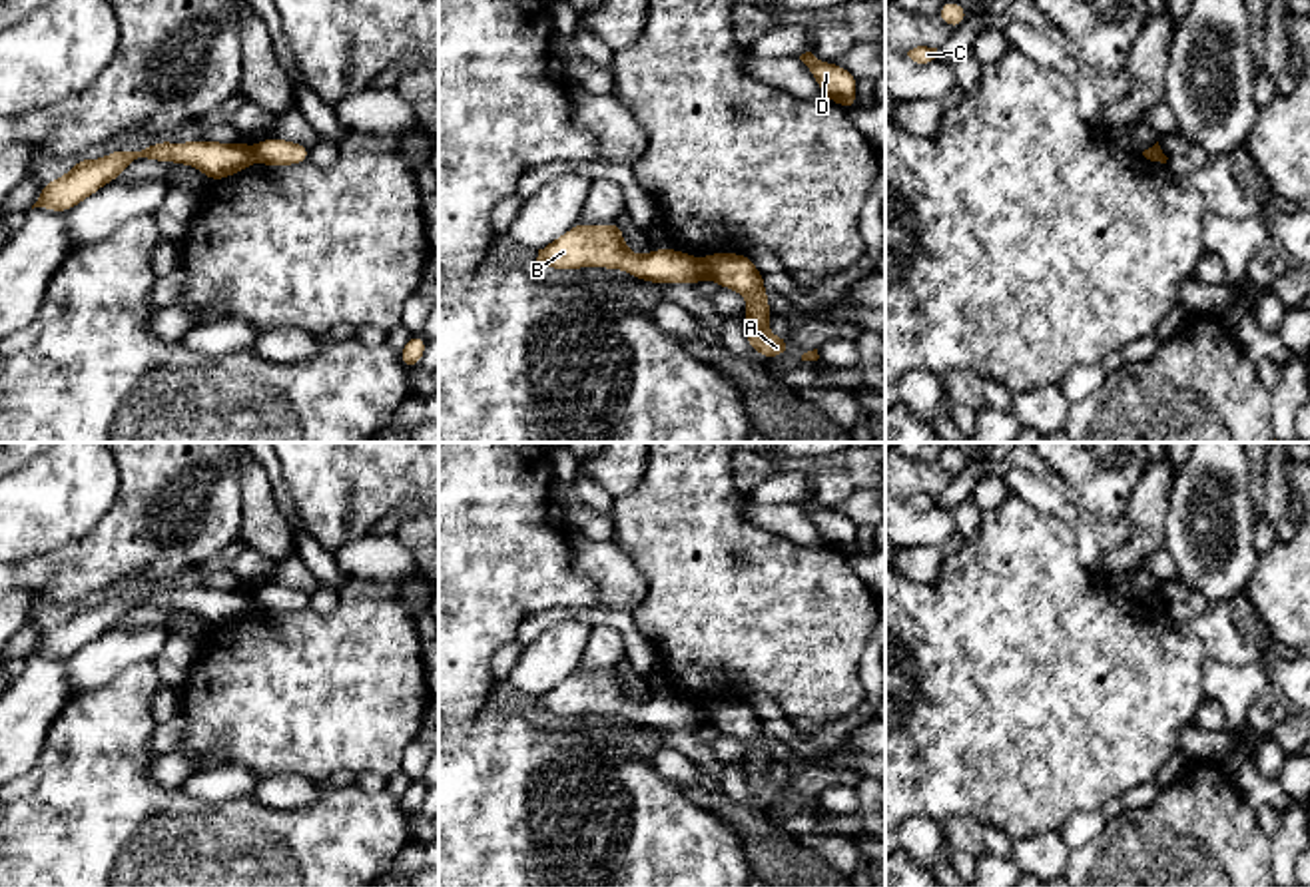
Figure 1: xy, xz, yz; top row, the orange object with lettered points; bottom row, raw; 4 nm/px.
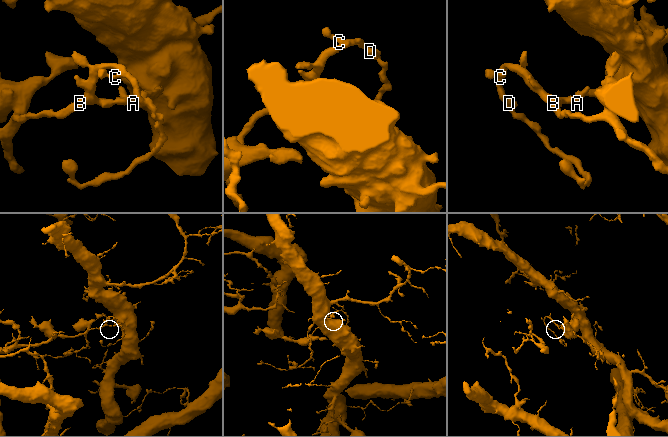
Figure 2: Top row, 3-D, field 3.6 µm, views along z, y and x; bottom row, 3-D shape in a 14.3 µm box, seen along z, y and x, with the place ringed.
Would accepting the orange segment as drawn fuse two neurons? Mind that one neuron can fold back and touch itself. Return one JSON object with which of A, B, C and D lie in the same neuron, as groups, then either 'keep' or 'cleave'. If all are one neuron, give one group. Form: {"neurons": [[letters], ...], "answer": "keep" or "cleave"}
{"neurons": [["A"], ["B", "C", "D"]], "answer": "cleave"}

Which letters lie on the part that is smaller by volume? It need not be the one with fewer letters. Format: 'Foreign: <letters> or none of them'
Foreign: B, C, D

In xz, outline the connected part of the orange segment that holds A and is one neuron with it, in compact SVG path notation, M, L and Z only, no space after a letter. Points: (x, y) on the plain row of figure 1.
M710 700L702 708L708 726L716 728L720 734L742 739L748 745L744 757L748 791L768 807L782 799L790 799L792 793L788 785L774 783L768 777L774 759L768 753L764 722L754 708L740 700Z

